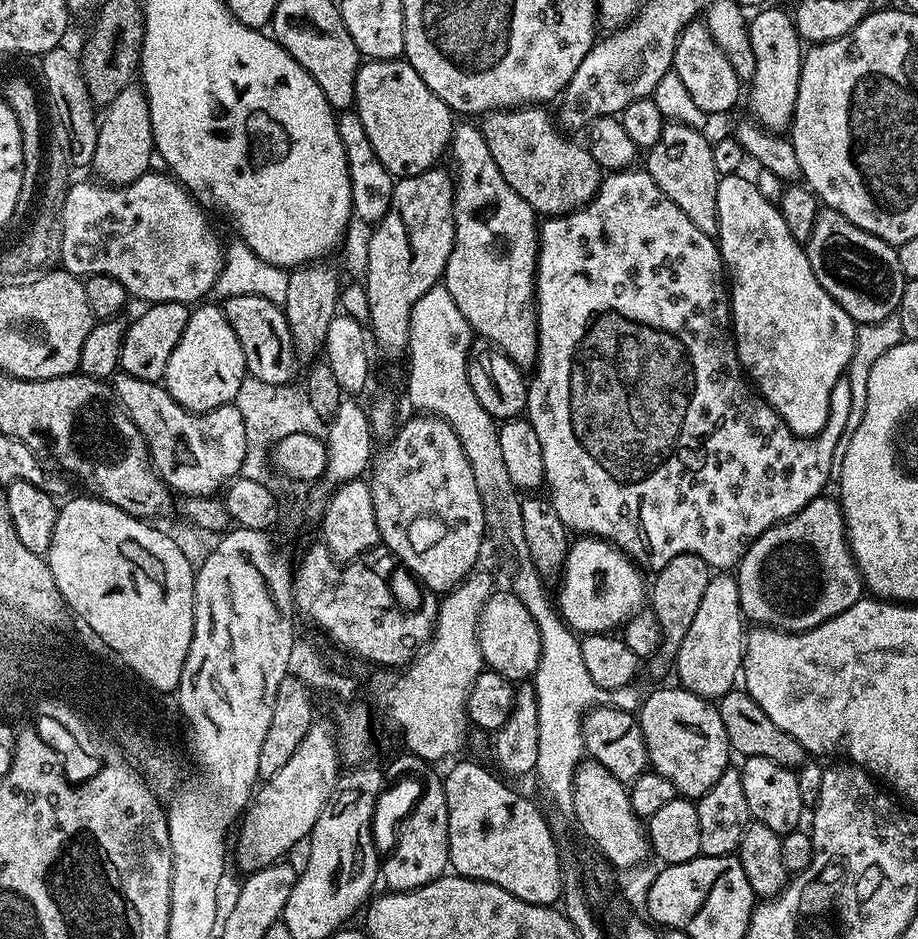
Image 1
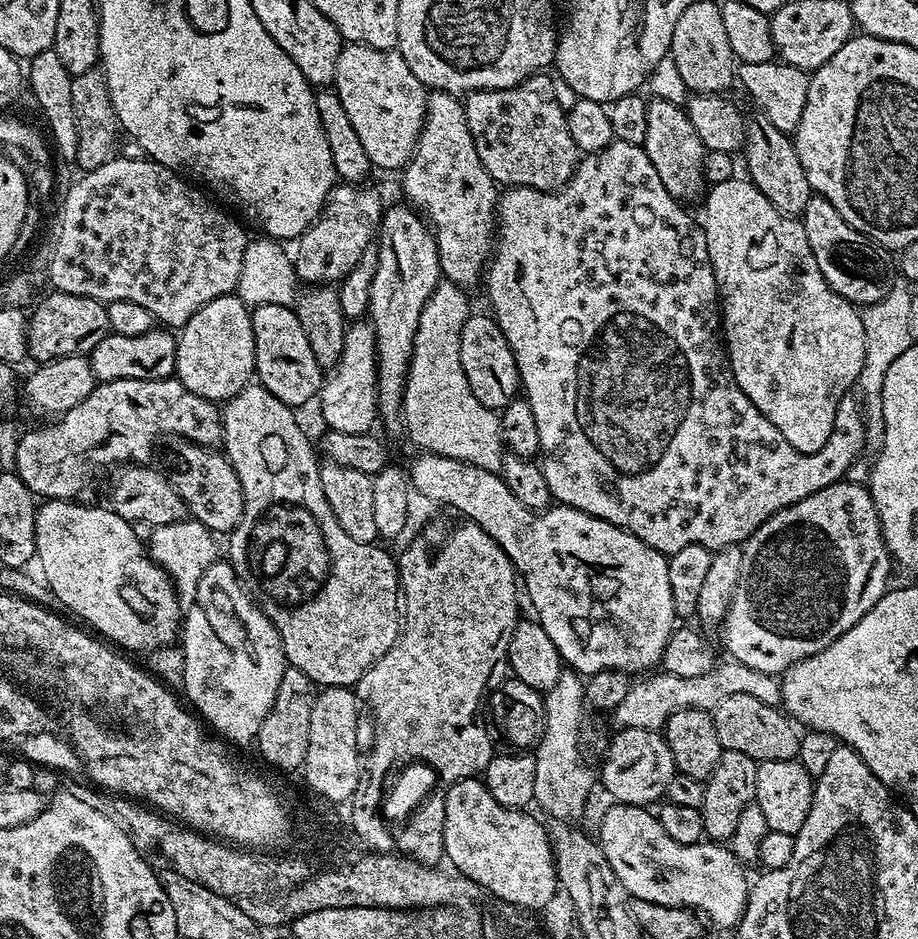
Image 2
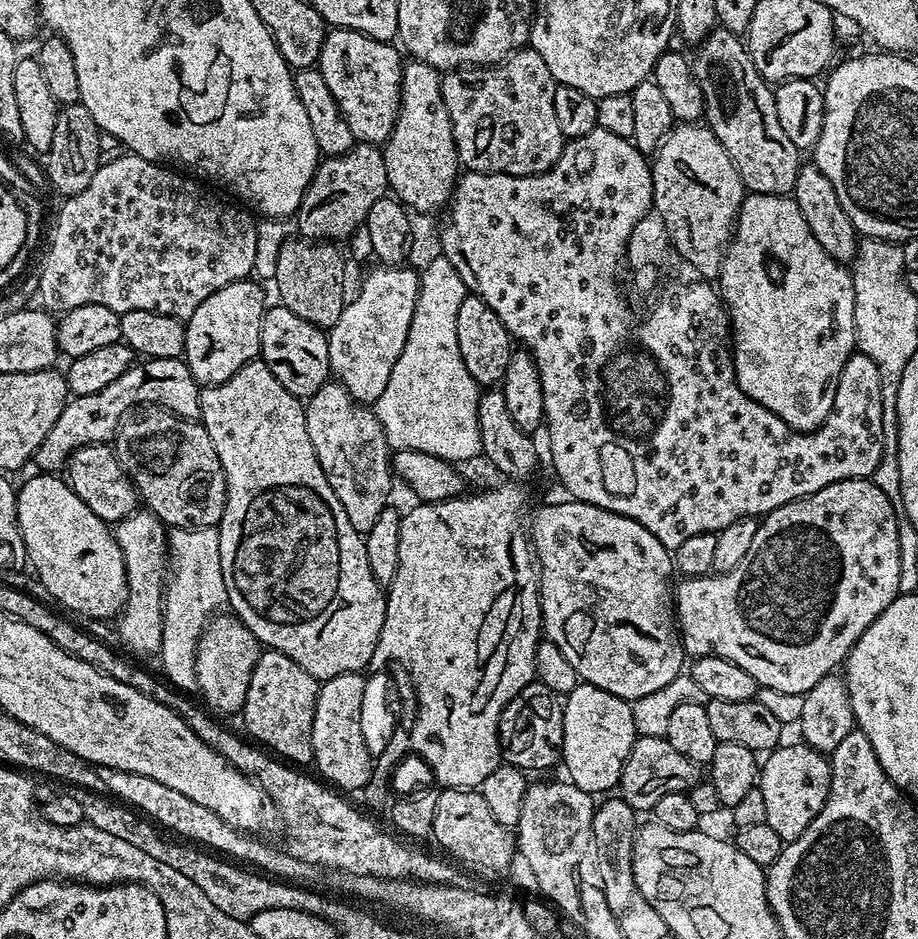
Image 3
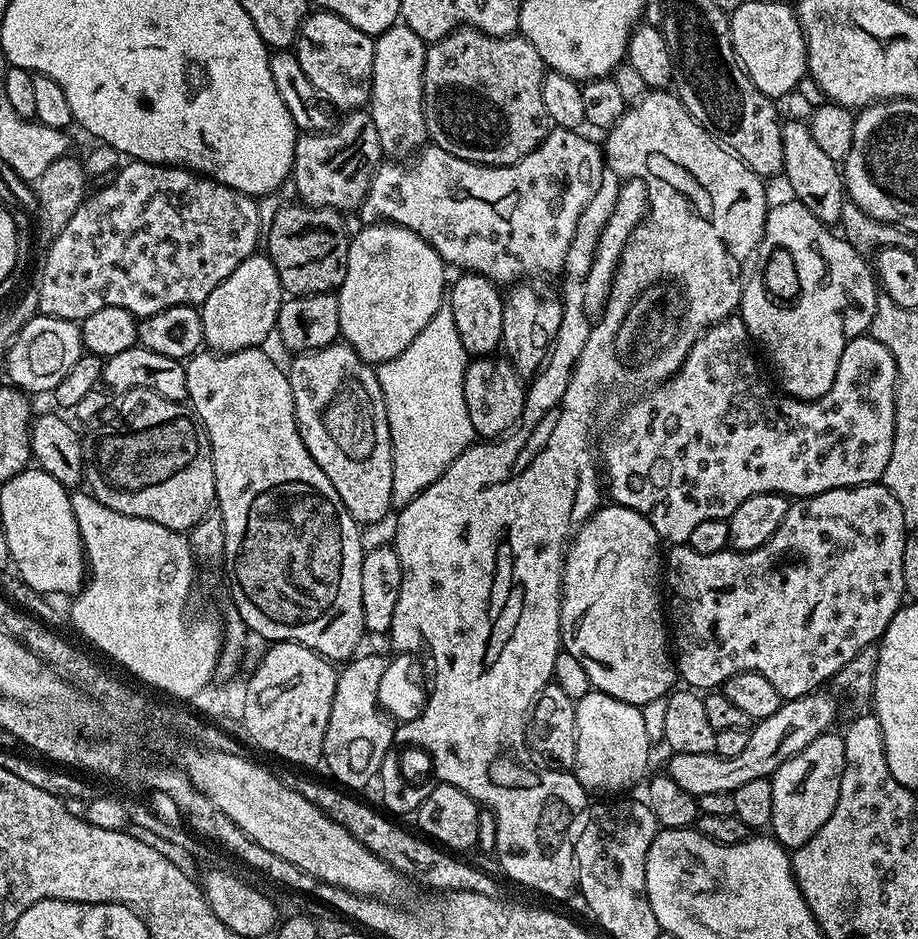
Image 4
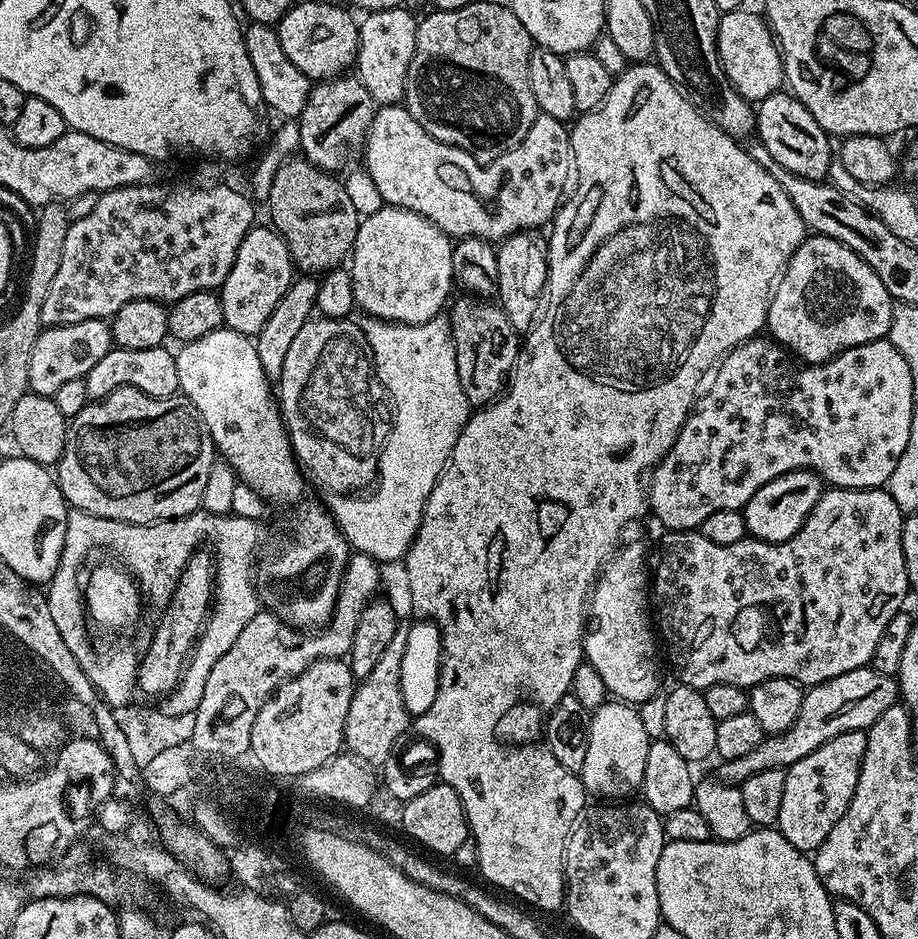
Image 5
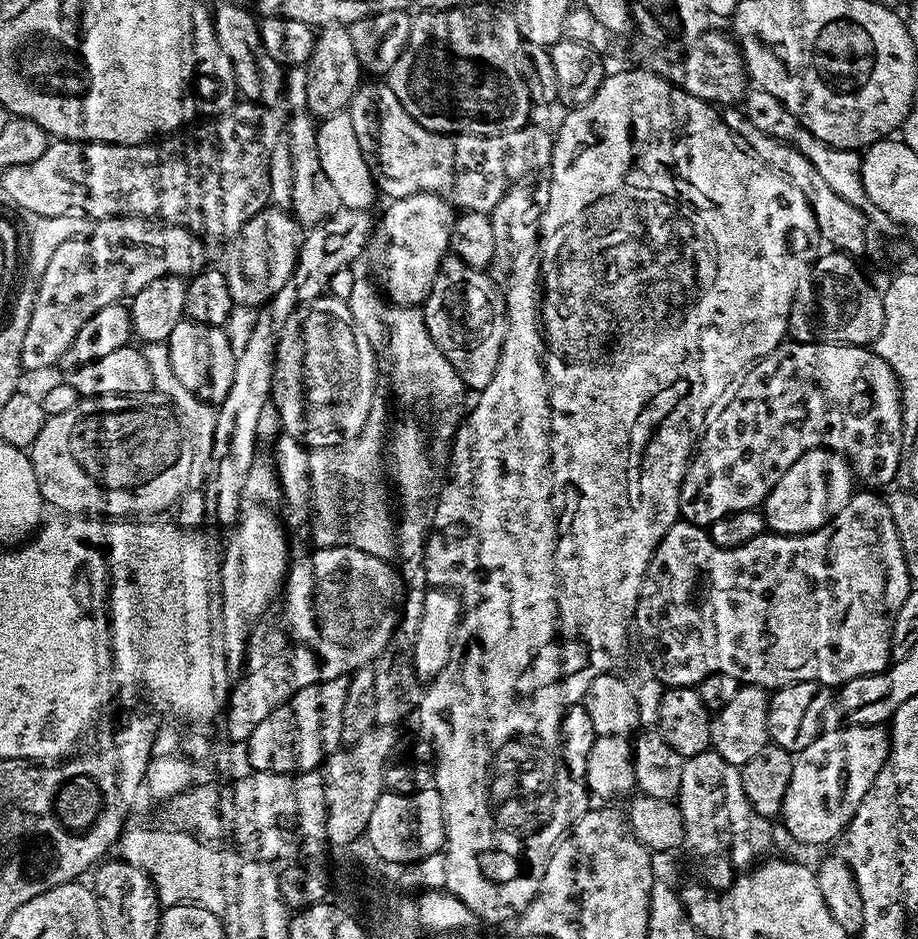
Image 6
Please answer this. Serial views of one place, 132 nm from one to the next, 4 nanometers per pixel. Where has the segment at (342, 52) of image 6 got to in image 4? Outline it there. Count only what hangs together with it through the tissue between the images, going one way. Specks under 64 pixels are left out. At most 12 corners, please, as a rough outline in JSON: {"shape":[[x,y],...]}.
{"shape":[[371,111],[297,135],[310,208],[356,208],[382,163]]}

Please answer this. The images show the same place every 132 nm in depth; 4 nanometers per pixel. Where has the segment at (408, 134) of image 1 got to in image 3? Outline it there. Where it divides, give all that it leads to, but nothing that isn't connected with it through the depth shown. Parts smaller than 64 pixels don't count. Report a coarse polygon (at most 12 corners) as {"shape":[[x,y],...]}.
{"shape":[[325,35],[318,67],[350,134],[382,146],[400,117],[395,43]]}

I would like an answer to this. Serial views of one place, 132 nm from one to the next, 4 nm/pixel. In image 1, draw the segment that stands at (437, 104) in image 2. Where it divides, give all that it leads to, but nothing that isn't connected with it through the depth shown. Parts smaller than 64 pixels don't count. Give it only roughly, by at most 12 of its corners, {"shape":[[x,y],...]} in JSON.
{"shape":[[457,123],[442,286],[477,337],[535,365],[538,214]]}

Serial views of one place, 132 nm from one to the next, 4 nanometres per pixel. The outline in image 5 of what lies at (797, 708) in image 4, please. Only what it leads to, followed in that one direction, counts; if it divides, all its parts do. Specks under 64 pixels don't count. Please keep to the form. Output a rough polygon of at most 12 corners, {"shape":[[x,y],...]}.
{"shape":[[871,666],[811,685],[798,718],[719,779],[788,769],[843,732],[867,730],[898,700]]}

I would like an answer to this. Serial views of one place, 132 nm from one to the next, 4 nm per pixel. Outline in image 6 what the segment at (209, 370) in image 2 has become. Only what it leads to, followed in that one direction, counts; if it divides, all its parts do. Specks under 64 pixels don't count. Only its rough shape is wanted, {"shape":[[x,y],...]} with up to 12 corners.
{"shape":[[269,206],[227,245],[233,305],[256,310],[294,270],[302,228]]}

